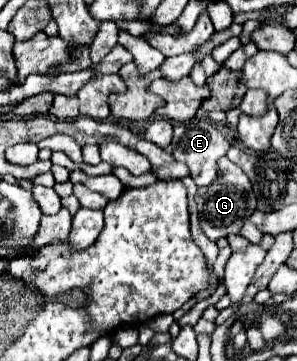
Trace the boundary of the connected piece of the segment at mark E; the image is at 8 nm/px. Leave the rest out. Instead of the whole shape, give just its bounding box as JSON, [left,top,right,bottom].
[172,118,228,186]

